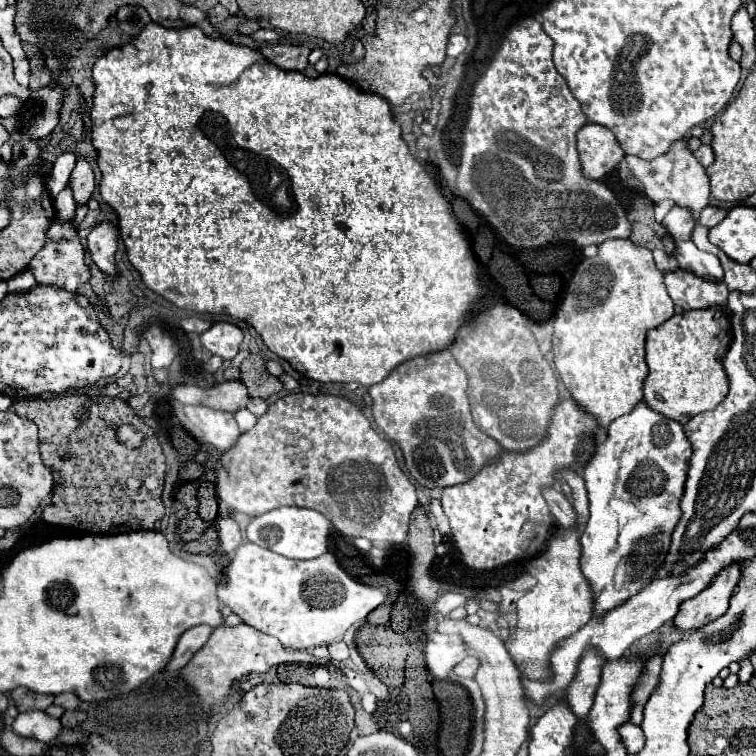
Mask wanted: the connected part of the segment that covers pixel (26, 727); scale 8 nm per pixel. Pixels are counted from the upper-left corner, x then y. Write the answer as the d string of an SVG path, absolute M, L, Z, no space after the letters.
M26 711L18 713L12 727L22 737L32 737L44 743L52 743L60 731L60 719L50 717L46 711Z

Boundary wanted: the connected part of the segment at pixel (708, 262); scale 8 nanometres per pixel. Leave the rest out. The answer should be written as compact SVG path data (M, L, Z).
M680 241L680 243L676 243L674 257L678 259L678 263L680 263L682 269L692 271L698 277L704 277L704 279L710 279L710 281L712 279L714 281L722 279L720 261L712 253L700 251L692 241Z

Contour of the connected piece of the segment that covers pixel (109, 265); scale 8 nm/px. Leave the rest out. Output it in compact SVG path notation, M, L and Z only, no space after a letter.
M110 223L96 225L88 235L88 251L92 255L92 261L108 281L114 281L118 275L118 267L114 263L116 237L118 233Z

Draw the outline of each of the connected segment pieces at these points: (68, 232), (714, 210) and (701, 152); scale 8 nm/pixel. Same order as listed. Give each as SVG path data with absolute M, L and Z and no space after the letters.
M54 221L54 225L48 229L48 241L44 249L36 253L36 257L30 261L30 271L40 285L64 285L64 289L74 291L78 291L90 279L90 269L84 263L84 247L80 245L78 233L70 221Z
M708 205L702 213L700 213L700 219L698 219L698 223L702 225L702 227L708 227L708 229L712 229L714 225L718 225L724 217L726 217L726 209L718 209L718 207L712 207L712 205Z
M702 145L700 149L694 151L694 155L696 155L696 159L698 159L704 167L708 167L708 165L714 161L714 151L712 151L710 145Z

